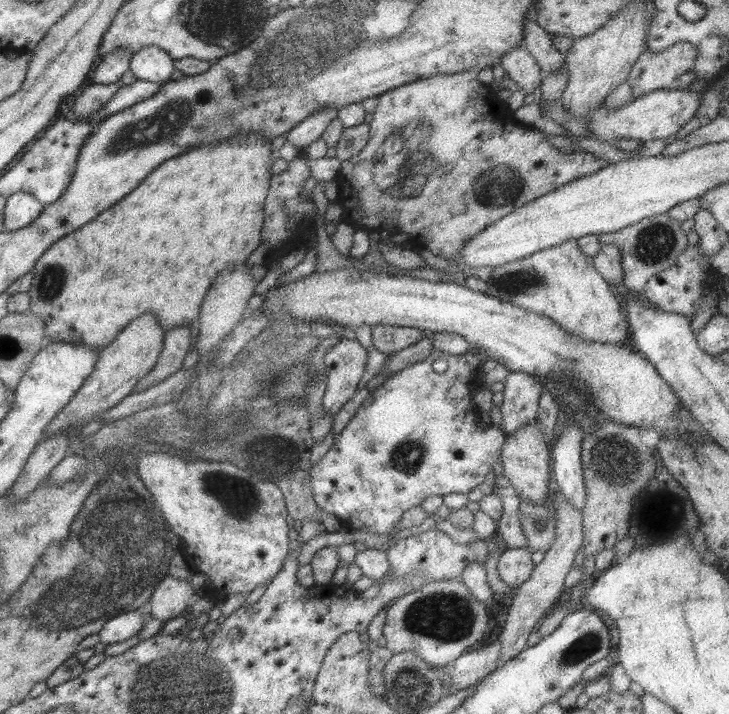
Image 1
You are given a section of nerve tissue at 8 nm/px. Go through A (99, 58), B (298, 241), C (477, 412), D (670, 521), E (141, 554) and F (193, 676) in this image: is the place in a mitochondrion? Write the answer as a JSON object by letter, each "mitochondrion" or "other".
{"A":"other","B":"other","C":"other","D":"other","E":"mitochondrion","F":"mitochondrion"}

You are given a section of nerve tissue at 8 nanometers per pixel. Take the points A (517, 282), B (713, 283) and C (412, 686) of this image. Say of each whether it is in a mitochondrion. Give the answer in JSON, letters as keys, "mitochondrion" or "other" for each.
{"A":"mitochondrion","B":"other","C":"mitochondrion"}

